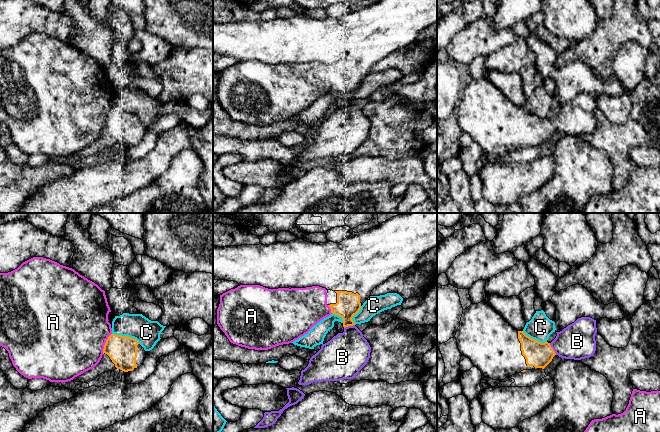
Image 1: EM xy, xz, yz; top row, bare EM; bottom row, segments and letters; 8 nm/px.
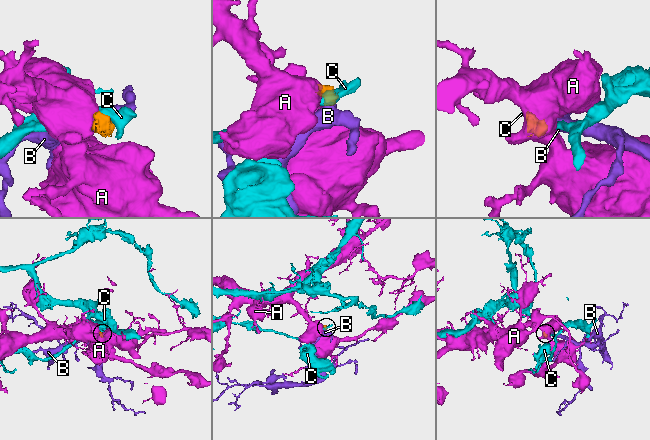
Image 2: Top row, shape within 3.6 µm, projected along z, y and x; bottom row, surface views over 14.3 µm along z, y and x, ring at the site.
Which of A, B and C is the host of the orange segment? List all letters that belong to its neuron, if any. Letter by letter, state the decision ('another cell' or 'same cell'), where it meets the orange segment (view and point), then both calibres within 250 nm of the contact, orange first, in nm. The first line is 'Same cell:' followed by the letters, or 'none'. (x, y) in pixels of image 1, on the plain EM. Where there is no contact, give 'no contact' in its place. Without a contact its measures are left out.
Same cell: B
A: another cell; meets orange in xy at (105, 119); 240 nm thick on the orange side, 500 nm on the other
B: same cell; meets orange in yz at (552, 125); 200 nm thick on the orange side, 280 nm on the other
C: another cell; meets orange in xy at (126, 112); 240 nm thick on the orange side, 200 nm on the other

